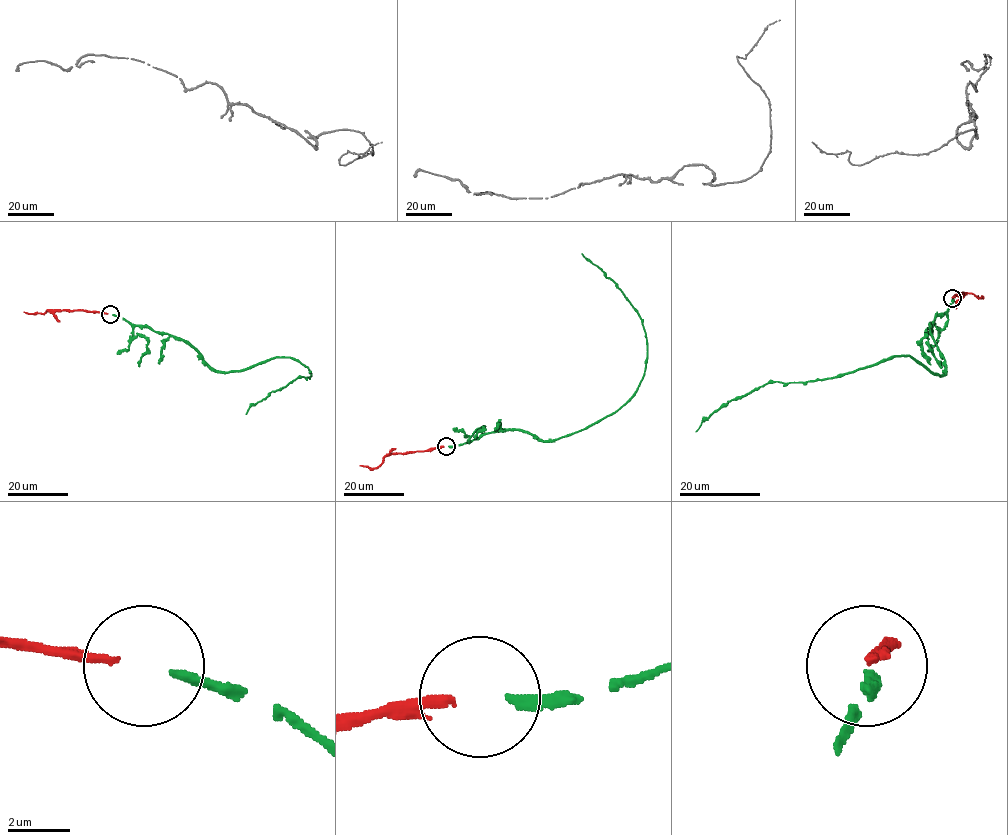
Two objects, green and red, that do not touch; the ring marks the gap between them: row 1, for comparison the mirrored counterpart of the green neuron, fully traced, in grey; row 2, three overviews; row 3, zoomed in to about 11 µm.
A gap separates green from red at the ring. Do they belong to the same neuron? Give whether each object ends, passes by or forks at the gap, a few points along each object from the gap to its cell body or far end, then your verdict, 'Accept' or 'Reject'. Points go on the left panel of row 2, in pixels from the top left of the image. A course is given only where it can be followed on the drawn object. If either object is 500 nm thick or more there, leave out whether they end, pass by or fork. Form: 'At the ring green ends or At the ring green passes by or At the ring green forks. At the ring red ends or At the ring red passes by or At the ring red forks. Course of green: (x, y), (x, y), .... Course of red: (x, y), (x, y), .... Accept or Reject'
At the ring green ends. At the ring red ends. Course of green: (112, 314), (181, 338), (219, 371), (243, 371), (276, 357), (291, 357), (311, 373), (271, 391), (246, 414). Course of red: (108, 314), (88, 311), (23, 311). Accept

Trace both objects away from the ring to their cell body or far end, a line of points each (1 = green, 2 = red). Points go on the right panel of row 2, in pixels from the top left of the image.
1: (951, 299), (929, 324), (943, 375), (910, 355), (892, 355), (835, 377), (769, 382), (728, 401), (696, 431)
2: (952, 298), (963, 293), (978, 295)

